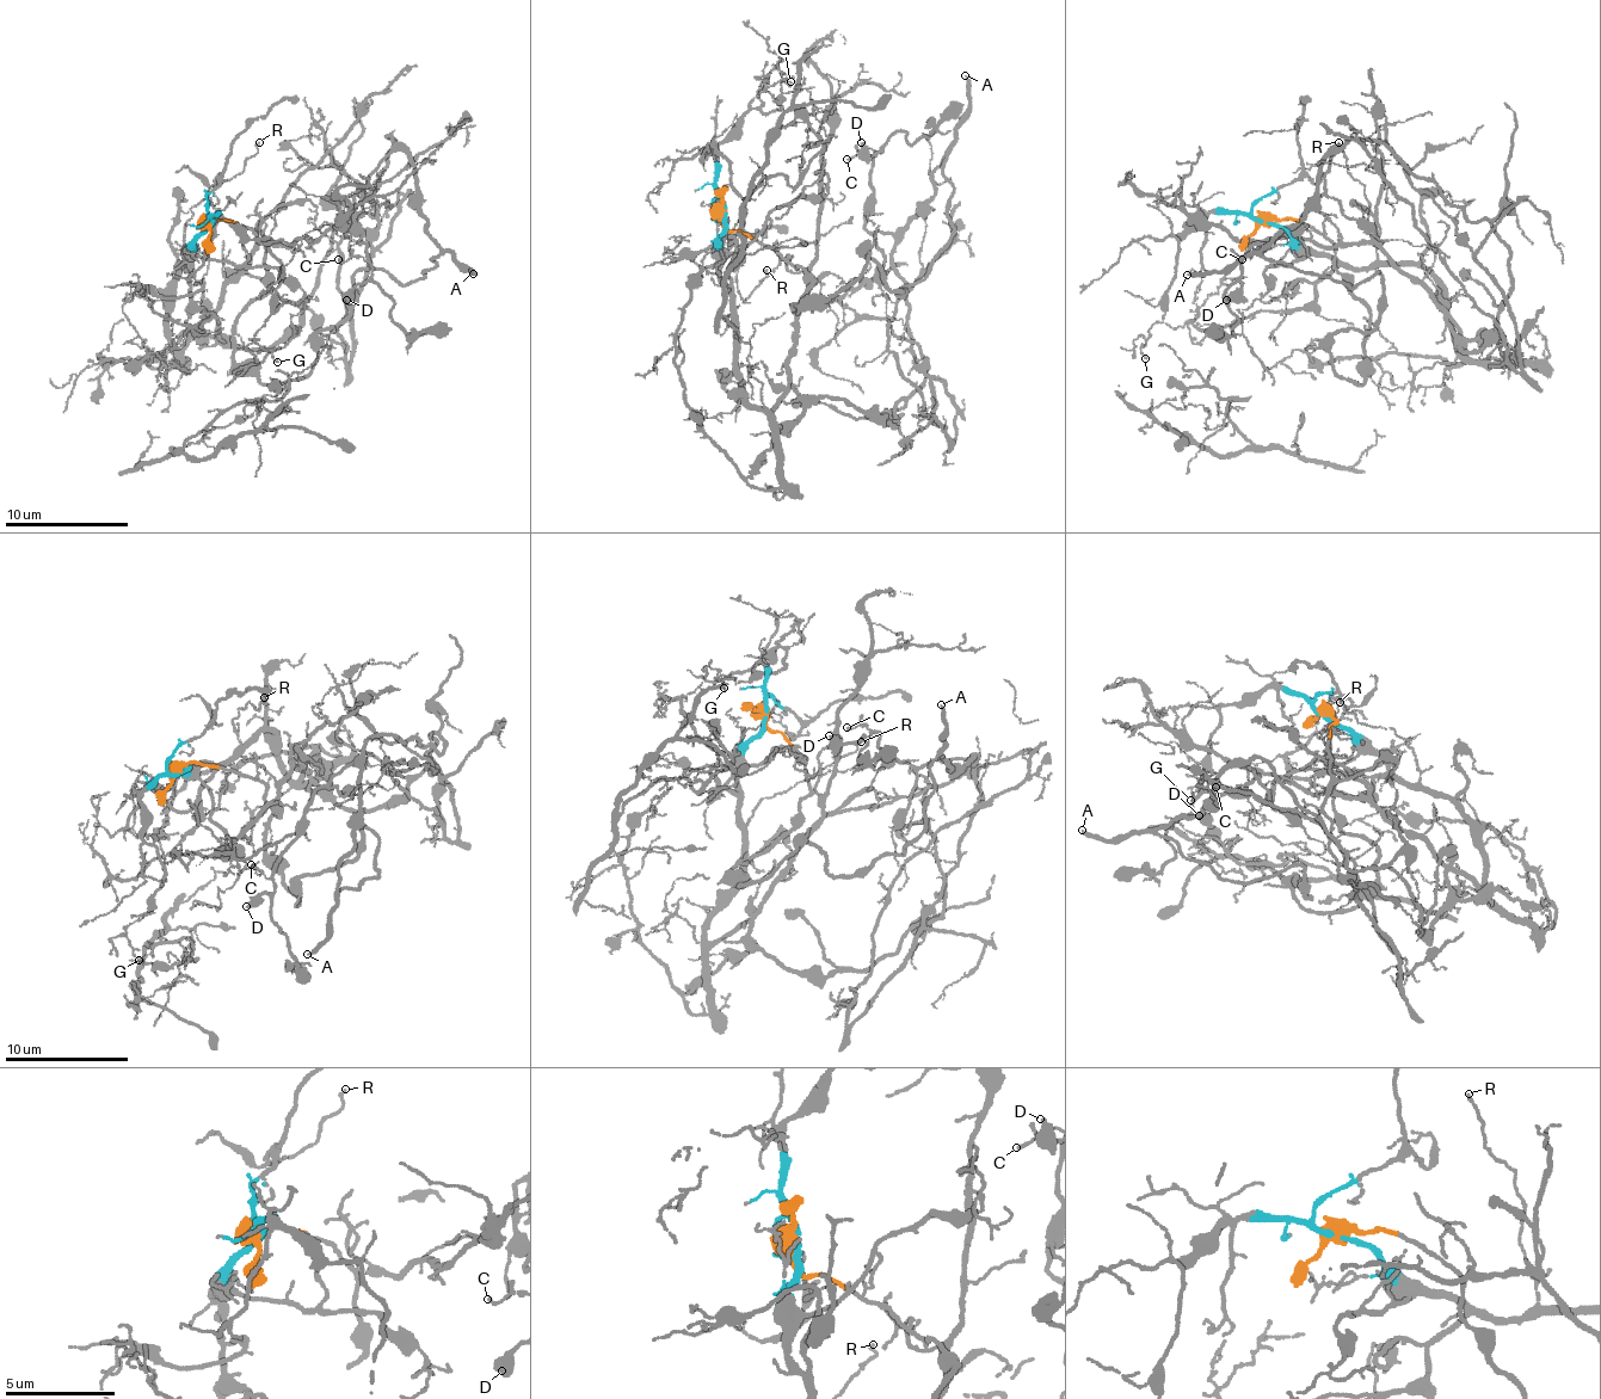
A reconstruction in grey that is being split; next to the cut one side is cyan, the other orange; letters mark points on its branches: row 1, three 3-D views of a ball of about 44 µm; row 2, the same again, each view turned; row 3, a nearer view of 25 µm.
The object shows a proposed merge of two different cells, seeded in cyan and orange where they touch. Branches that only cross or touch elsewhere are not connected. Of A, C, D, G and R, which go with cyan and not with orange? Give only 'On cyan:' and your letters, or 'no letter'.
On cyan: G, R

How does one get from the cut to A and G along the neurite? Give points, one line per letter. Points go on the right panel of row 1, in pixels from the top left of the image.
A: (1263, 221), (1336, 246), (1371, 314), (1361, 384), (1329, 349), (1374, 325), (1378, 273), (1249, 253), (1188, 275)
G: (1263, 221), (1199, 211), (1171, 236), (1178, 244), (1175, 281), (1168, 287), (1167, 312), (1141, 351), (1145, 357)

